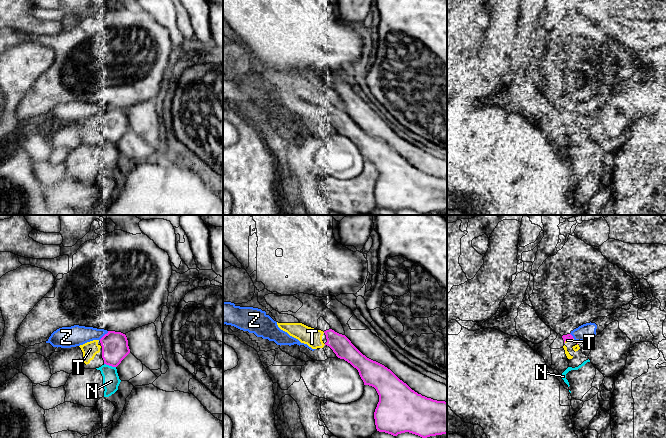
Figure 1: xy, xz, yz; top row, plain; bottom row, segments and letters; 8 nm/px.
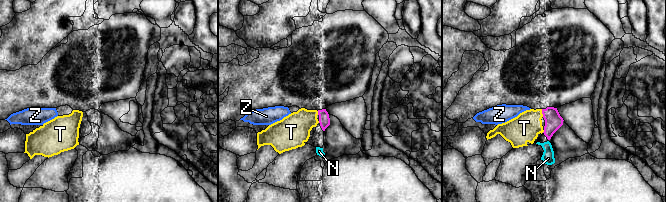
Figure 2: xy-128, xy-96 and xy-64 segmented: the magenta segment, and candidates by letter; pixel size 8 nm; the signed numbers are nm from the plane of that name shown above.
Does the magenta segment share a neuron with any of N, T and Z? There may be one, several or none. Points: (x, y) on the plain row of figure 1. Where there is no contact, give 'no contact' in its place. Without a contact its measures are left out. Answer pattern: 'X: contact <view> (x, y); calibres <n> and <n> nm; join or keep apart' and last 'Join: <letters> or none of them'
N: contact xy (110, 141); calibres 220 and 140 nm; keep apart
T: contact yz (568, 114); calibres 50 and 20 nm; join
Z: contact xy (103, 112); calibres 220 and 170 nm; keep apart
Join: T

